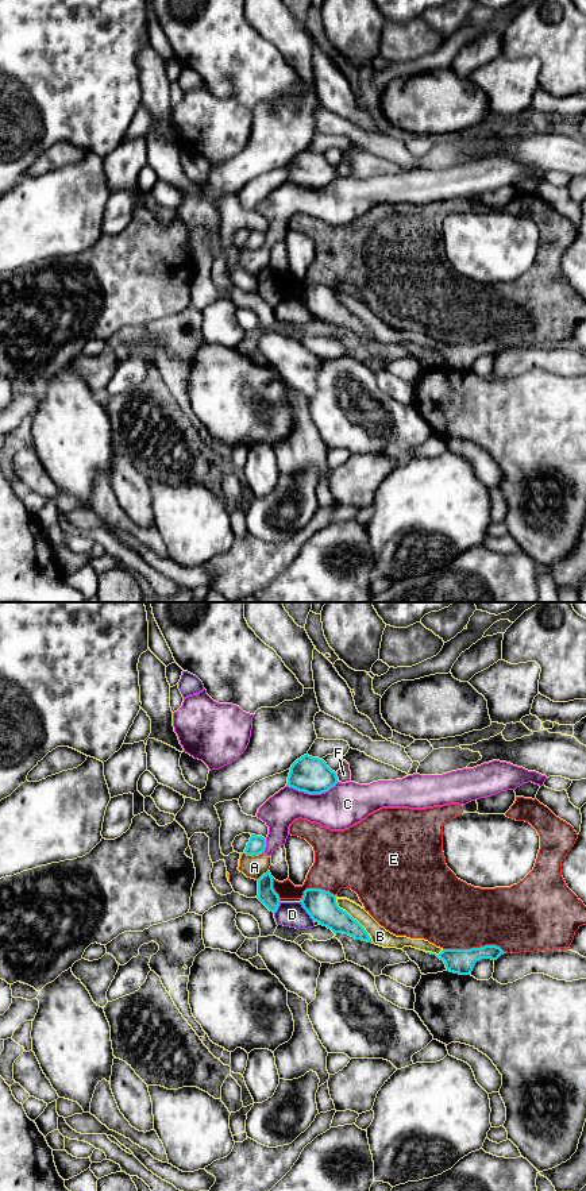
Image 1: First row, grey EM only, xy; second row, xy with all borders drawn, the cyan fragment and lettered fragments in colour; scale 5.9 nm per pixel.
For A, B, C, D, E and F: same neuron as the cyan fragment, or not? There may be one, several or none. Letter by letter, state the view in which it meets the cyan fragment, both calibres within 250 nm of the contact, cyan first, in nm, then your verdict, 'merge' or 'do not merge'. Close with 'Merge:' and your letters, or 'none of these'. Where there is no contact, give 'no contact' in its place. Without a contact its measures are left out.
A: meets cyan in xy; 110 nm thick on the cyan side, 140 nm on the other; do not merge
B: meets cyan in xy; 180 nm thick on the cyan side, 110 nm on the other; do not merge
C: meets cyan in xy; 220 nm thick on the cyan side, 260 nm on the other; do not merge
D: meets cyan in xy; 180 nm thick on the cyan side, 150 nm on the other; do not merge
E: meets cyan in xy; 150 nm thick on the cyan side, 400 nm on the other; do not merge
F: meets cyan in xy; 220 nm thick on the cyan side, 90 nm on the other; do not merge
Merge: none of these

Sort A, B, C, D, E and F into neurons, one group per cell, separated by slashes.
A C / B / D / E / F

